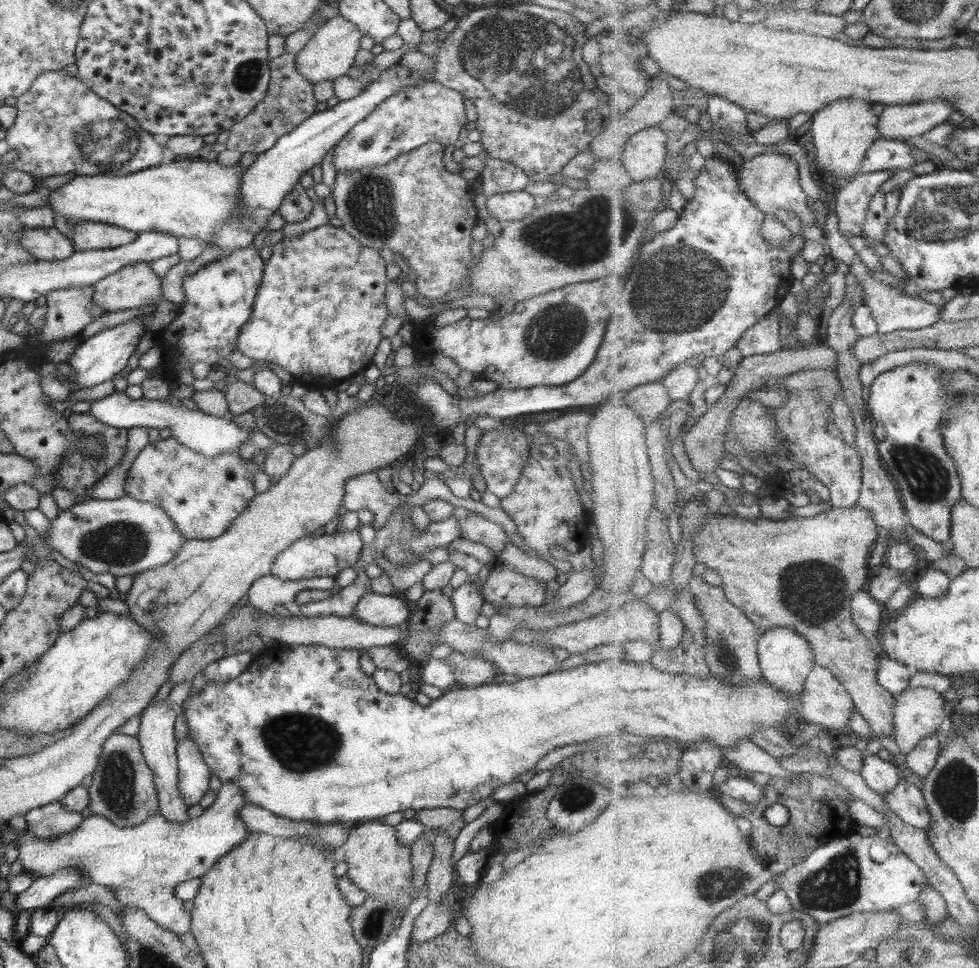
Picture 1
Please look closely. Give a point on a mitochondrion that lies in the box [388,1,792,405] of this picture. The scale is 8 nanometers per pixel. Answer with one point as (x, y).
(521, 60)

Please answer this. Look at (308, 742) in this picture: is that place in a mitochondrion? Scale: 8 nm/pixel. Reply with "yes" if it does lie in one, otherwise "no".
yes

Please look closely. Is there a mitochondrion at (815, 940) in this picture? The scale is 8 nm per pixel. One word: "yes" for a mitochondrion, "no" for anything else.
no

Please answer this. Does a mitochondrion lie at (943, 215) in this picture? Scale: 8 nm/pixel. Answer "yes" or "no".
yes

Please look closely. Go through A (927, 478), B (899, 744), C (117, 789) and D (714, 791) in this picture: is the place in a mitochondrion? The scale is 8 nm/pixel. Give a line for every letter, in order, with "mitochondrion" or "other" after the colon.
A: mitochondrion
B: other
C: mitochondrion
D: other

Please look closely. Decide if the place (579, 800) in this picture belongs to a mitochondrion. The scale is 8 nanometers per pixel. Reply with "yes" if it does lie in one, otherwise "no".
yes

